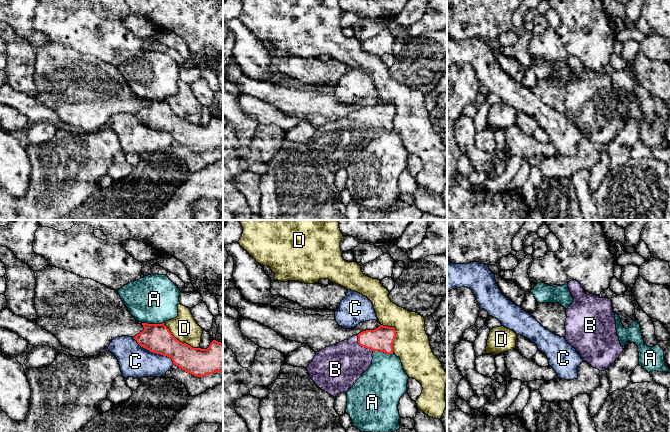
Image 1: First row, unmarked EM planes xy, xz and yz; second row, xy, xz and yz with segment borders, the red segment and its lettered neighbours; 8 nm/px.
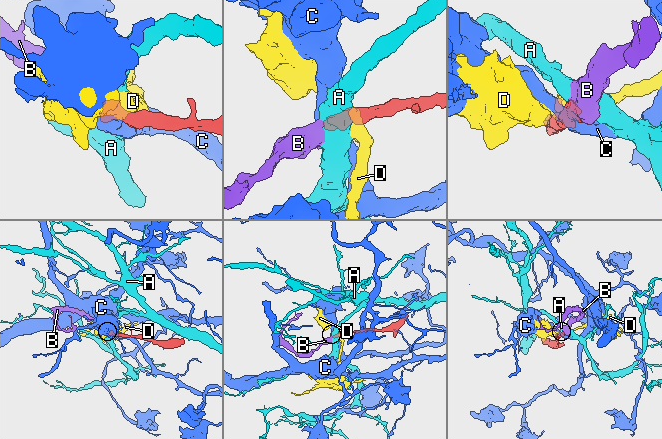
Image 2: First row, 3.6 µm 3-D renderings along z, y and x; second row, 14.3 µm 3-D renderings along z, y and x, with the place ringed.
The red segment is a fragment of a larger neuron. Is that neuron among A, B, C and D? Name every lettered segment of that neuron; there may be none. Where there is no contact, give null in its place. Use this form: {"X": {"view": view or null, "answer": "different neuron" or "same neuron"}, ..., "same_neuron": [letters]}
{"A": {"view": "xy", "answer": "different neuron"}, "B": {"view": "xz", "answer": "same neuron"}, "C": {"view": "xy", "answer": "different neuron"}, "D": {"view": "xy", "answer": "different neuron"}, "same_neuron": ["B"]}

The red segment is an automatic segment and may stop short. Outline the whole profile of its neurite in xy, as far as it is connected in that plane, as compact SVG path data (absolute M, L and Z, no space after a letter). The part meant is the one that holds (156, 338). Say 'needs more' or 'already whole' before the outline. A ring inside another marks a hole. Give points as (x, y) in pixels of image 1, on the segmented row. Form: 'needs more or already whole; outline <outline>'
already whole; outline M164 323L142 325L144 330L133 337L141 347L171 358L179 369L197 377L223 372L223 343L213 340L207 349L193 348L177 340Z

